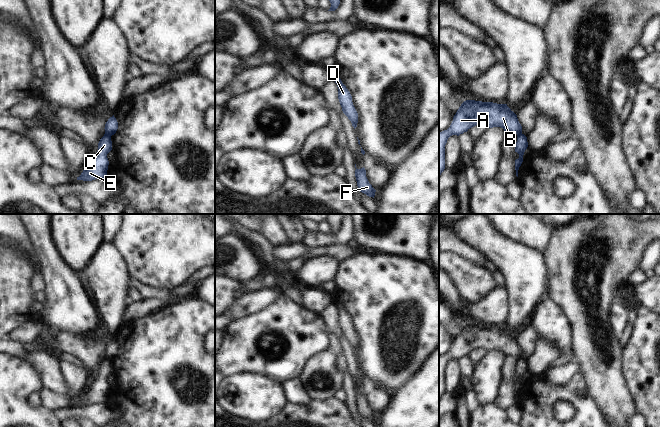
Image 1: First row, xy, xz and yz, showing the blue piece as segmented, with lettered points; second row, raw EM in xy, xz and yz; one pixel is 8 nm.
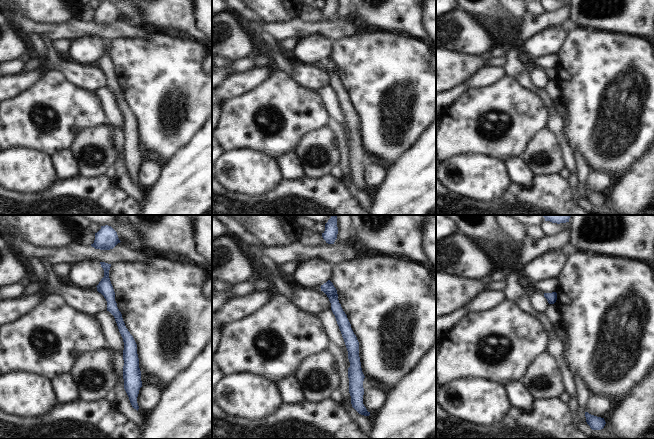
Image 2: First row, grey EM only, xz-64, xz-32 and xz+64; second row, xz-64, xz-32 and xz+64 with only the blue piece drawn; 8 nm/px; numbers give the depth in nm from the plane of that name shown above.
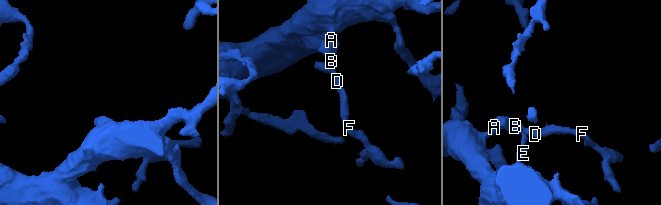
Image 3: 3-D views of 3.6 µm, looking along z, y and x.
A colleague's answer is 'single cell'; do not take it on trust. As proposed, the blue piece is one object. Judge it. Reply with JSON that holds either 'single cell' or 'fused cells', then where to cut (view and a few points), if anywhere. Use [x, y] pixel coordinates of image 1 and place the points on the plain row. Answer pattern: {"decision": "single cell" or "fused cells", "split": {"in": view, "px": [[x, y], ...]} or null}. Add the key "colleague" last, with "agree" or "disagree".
{"decision": "fused cells", "split": {"in": "xy", "px": [[105, 357], [110, 360]]}, "colleague": "disagree"}

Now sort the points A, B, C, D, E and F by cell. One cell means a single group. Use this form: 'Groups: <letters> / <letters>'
Groups: A B D F / C E

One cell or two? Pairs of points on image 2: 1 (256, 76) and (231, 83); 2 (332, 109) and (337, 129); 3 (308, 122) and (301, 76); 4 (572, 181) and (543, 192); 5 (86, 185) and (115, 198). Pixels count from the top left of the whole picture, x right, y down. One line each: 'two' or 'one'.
1: one
2: two
3: two
4: two
5: one

